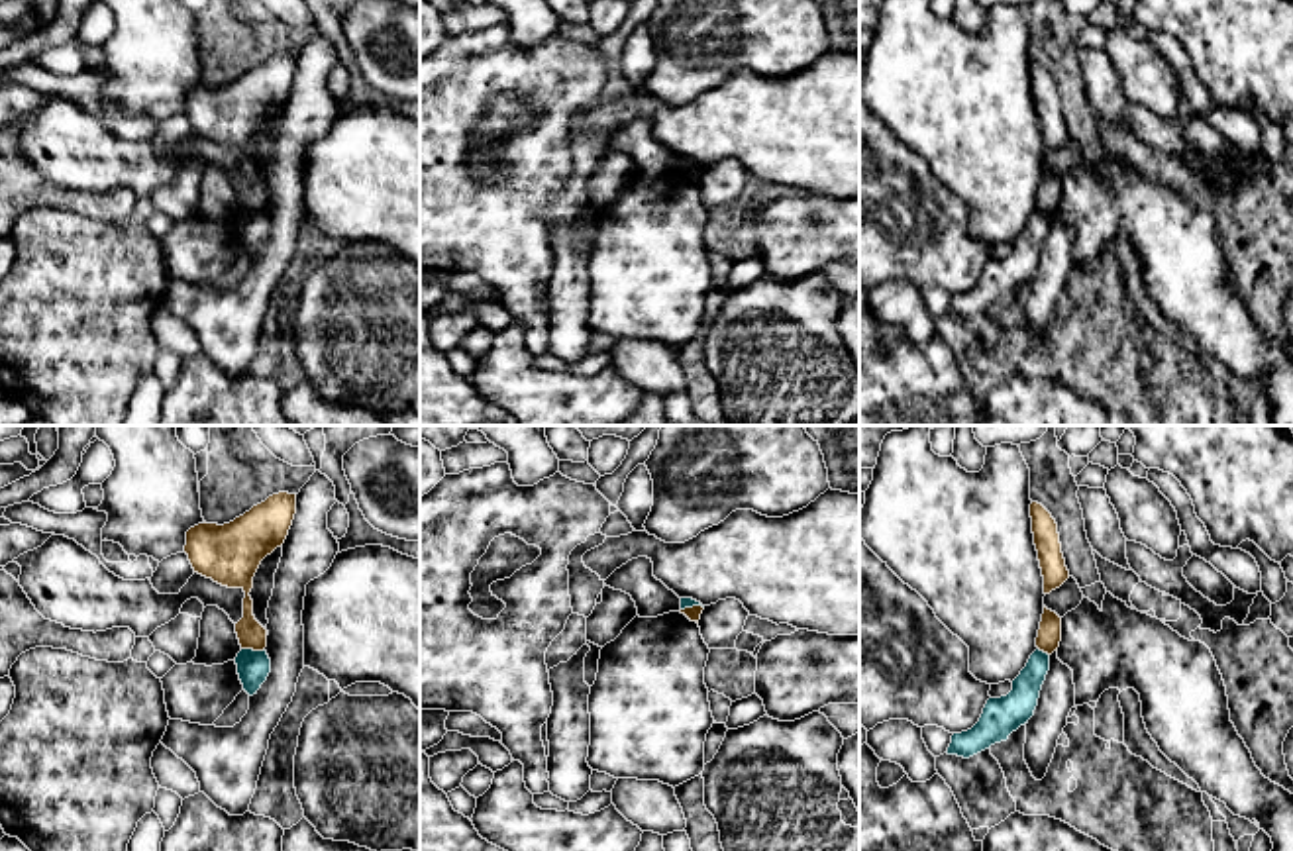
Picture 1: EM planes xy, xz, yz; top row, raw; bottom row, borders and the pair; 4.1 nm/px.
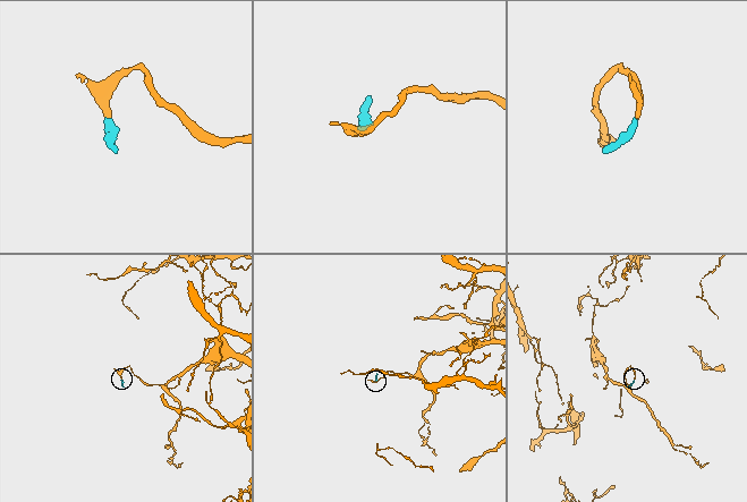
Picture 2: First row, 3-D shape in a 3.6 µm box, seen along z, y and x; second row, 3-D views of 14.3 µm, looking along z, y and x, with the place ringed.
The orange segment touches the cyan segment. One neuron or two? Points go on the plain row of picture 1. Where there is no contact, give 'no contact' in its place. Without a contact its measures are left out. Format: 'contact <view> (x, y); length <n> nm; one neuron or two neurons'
contact xy (254, 210); length 100 nm; two neurons

